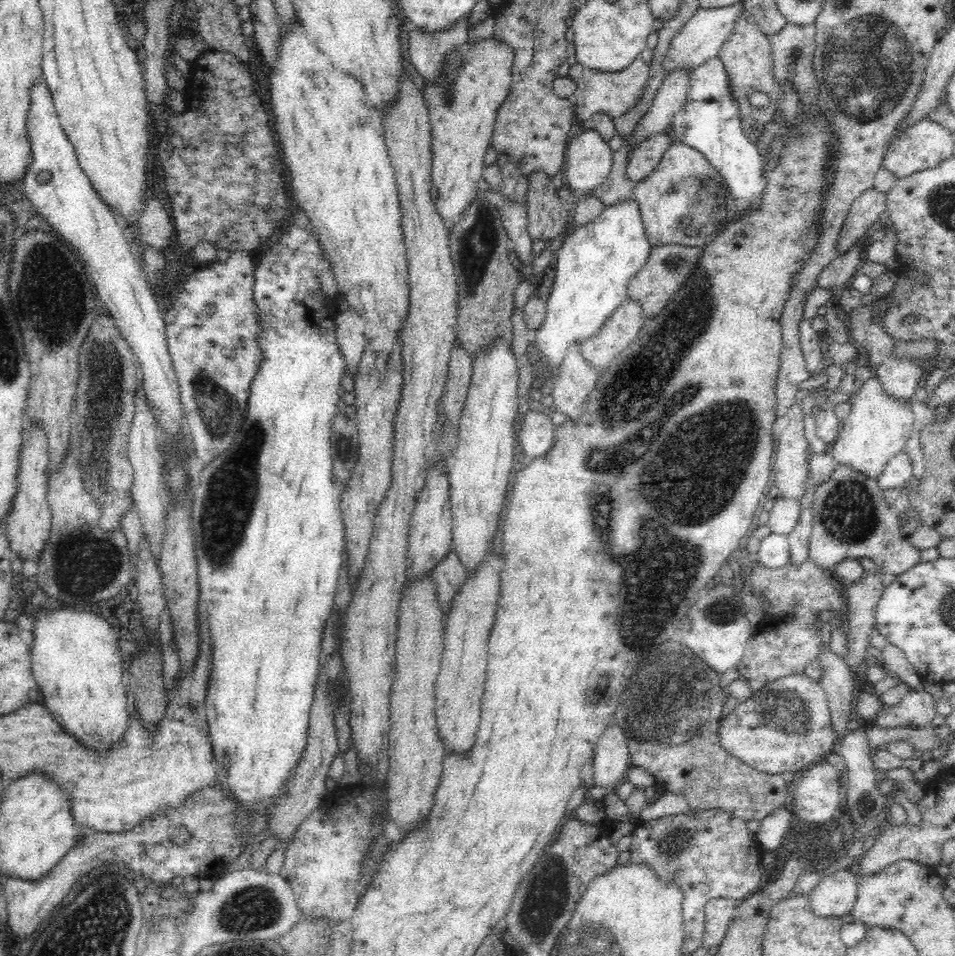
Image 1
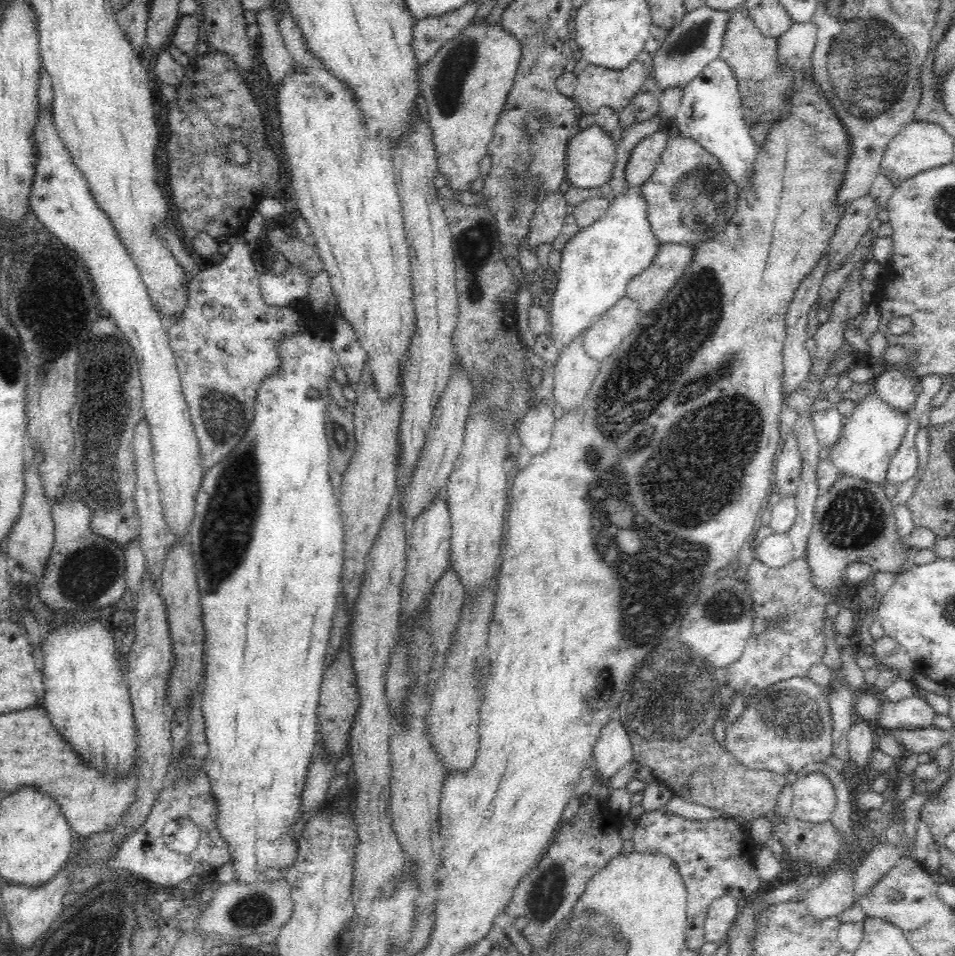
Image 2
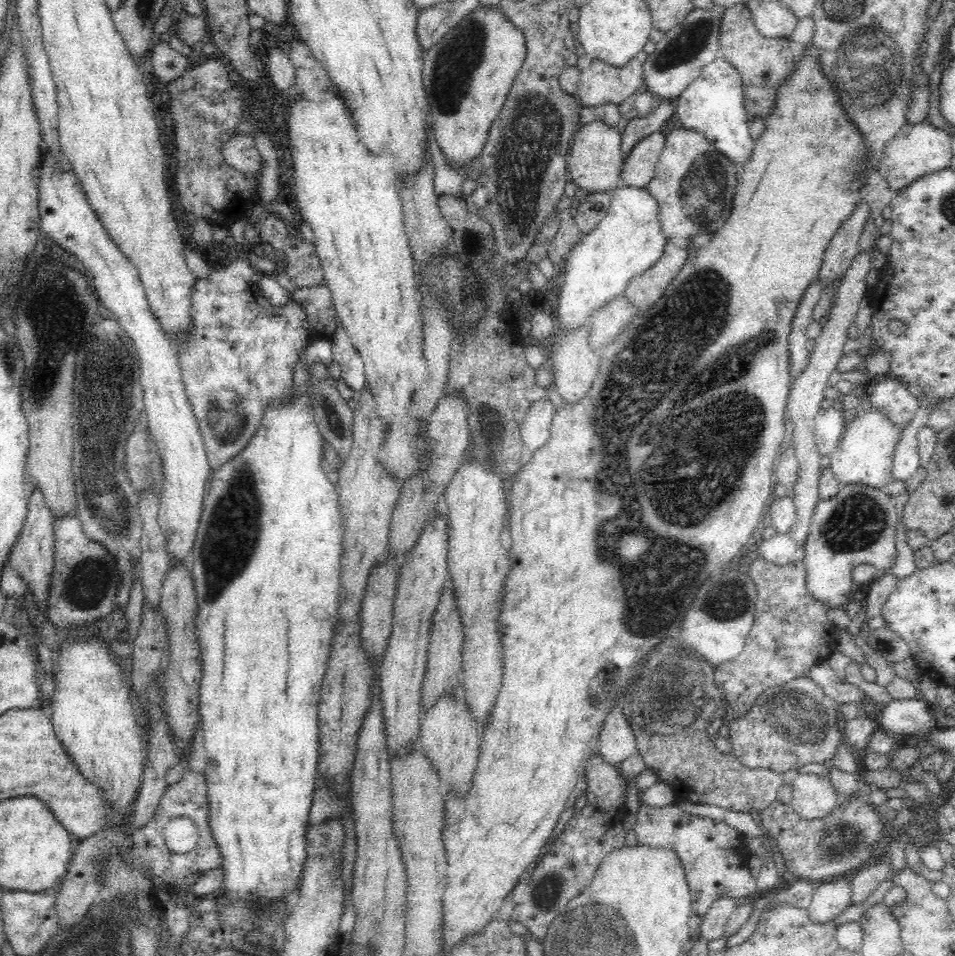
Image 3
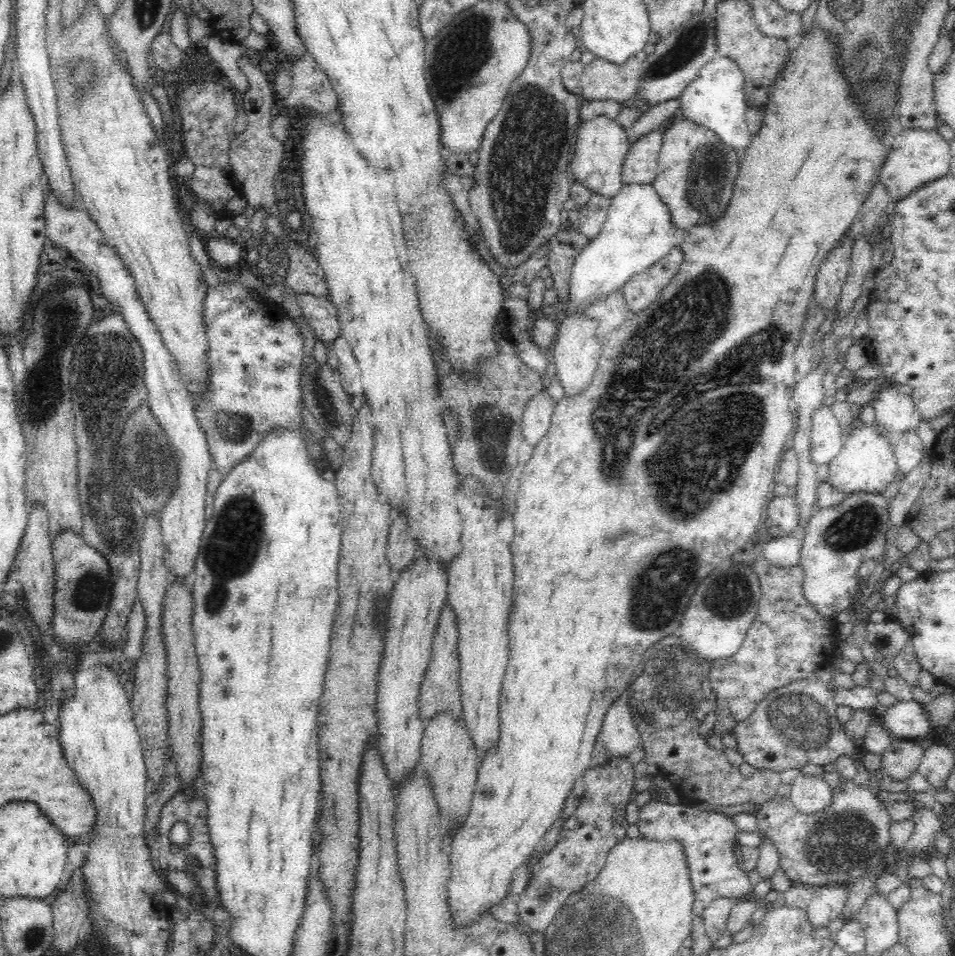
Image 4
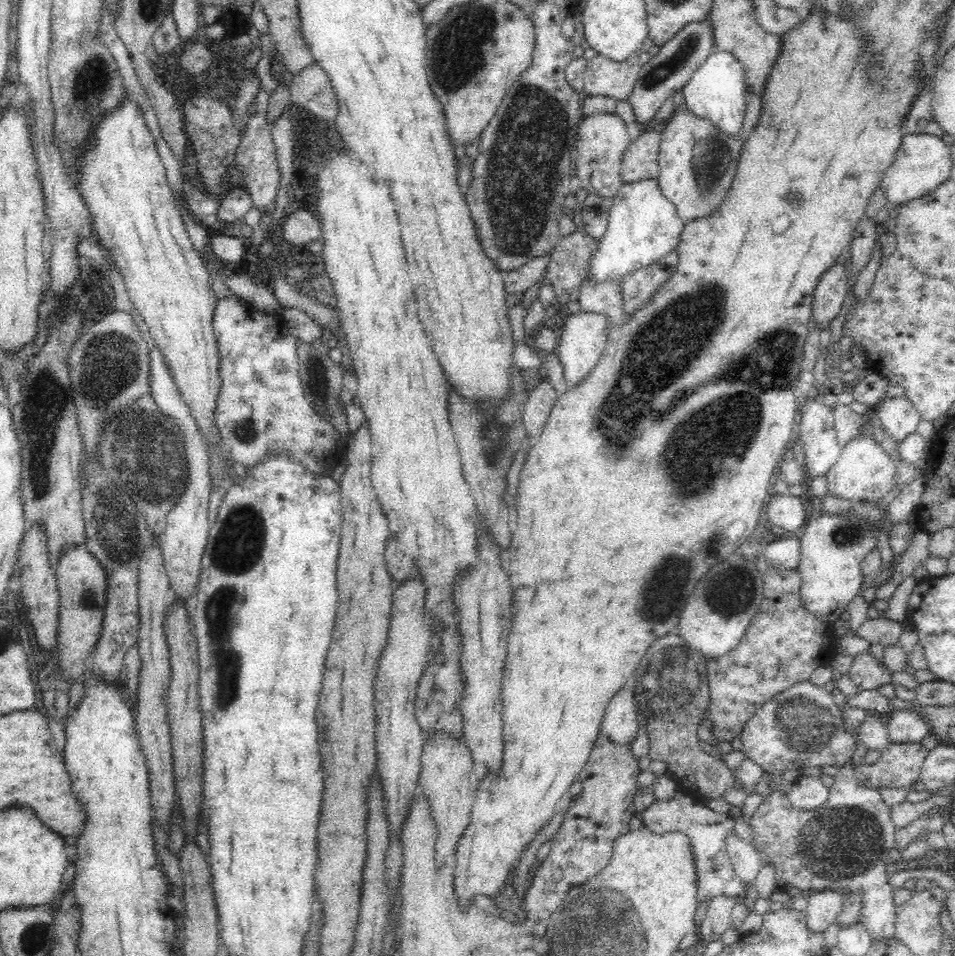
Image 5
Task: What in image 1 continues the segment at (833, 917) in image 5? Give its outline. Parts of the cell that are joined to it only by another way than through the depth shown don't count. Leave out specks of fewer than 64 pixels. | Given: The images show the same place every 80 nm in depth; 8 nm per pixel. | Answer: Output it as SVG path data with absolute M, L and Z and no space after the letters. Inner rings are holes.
M848 868L821 878L809 893L810 909L822 917L842 917L851 913L857 897L855 876Z

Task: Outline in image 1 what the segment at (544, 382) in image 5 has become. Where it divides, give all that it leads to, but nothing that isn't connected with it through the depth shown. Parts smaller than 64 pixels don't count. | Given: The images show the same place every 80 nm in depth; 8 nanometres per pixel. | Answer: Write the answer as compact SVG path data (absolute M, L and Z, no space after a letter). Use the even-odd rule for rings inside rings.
M528 410L520 417L517 439L524 449L524 455L536 460L546 456L552 448L555 438L555 428L551 417L545 416L541 410Z

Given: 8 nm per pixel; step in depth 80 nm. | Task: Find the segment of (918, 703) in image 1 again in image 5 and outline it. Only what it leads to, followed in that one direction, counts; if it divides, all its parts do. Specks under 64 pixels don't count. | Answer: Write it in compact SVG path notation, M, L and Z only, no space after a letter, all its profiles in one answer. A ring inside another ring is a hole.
M892 710L883 718L891 742L916 743L930 733L929 724L919 710Z

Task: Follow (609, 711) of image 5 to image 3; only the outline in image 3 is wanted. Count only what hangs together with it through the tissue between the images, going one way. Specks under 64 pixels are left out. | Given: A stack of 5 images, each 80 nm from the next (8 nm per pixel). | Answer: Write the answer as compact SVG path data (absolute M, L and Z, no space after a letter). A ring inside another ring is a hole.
M620 705L606 717L599 734L597 752L602 755L602 761L614 767L637 753L634 733L628 726Z

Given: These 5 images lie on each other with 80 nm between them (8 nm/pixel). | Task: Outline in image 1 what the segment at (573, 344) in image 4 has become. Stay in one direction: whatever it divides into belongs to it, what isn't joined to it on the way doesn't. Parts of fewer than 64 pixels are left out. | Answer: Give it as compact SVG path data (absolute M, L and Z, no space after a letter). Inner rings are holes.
M570 345L552 380L553 409L576 422L585 409L585 402L596 388L598 369L584 357L580 345Z

